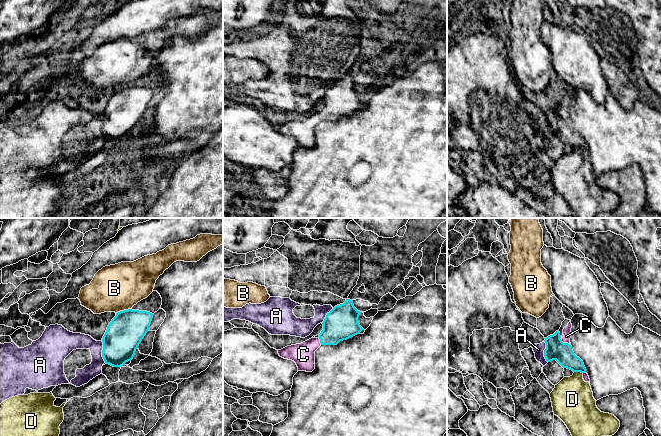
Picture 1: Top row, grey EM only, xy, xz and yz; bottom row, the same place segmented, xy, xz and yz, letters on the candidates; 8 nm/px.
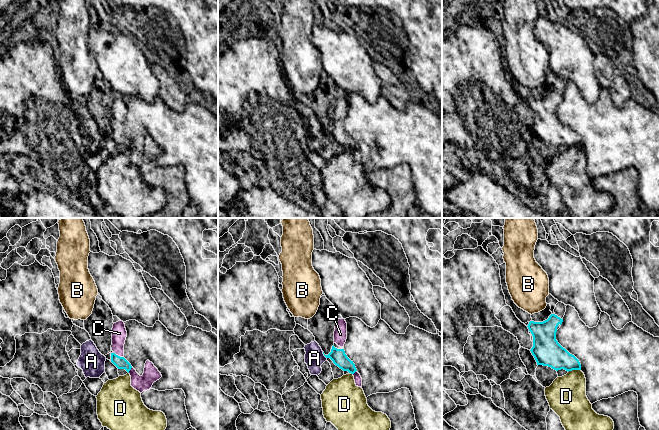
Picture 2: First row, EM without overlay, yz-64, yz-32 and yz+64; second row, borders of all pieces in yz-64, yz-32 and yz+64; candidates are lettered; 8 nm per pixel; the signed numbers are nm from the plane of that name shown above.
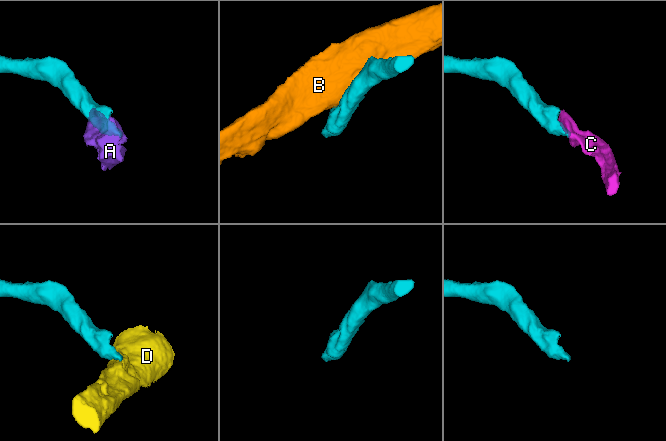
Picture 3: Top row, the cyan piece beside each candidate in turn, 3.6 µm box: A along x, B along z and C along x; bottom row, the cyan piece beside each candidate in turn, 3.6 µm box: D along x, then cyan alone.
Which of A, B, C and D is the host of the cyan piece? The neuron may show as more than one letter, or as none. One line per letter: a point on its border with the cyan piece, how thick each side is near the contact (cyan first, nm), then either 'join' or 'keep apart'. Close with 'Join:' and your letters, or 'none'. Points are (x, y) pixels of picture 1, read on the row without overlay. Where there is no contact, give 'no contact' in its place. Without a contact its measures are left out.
A: meets cyan in xy at (102, 128); 300 nm thick on the cyan side, 140 nm on the other; keep apart
B: meets cyan in xy at (124, 86); 300 nm thick on the cyan side, 380 nm on the other; keep apart
C: meets cyan in yz at (564, 119); 160 nm thick on the cyan side, 70 nm on the other; join
D: meets cyan in yz at (578, 147); 160 nm thick on the cyan side, 340 nm on the other; keep apart
Join: C

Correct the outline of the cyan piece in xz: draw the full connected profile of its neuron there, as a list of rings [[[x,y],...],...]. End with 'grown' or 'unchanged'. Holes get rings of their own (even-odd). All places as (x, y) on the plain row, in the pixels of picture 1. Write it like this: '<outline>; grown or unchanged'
[[[346,75],[327,89],[318,114],[278,126],[279,132],[294,137],[298,147],[312,148],[315,145],[315,127],[321,121],[337,121],[364,106],[358,98],[360,89],[354,83],[353,76]]]; grown

